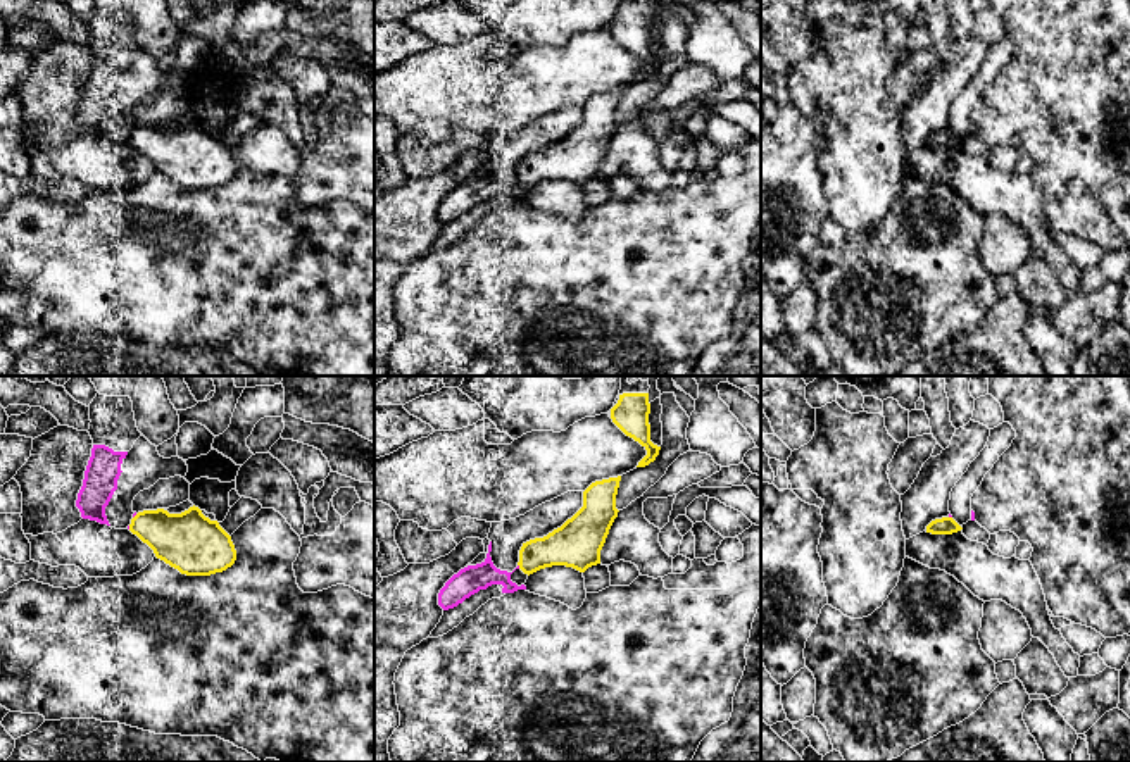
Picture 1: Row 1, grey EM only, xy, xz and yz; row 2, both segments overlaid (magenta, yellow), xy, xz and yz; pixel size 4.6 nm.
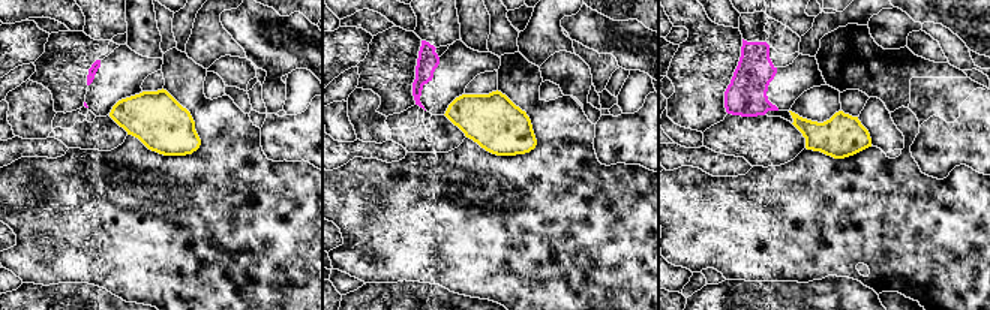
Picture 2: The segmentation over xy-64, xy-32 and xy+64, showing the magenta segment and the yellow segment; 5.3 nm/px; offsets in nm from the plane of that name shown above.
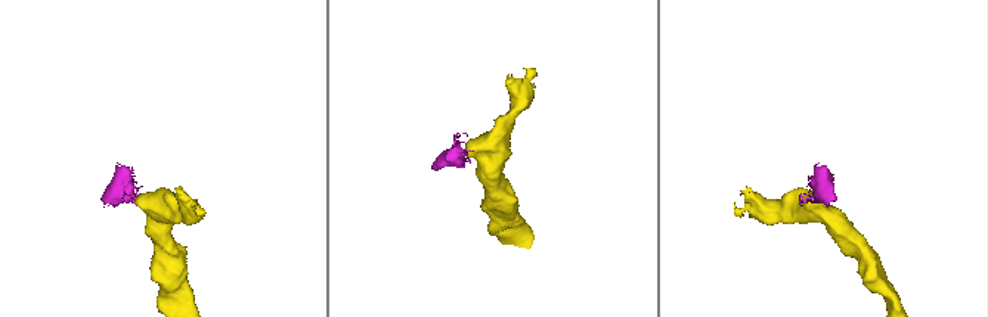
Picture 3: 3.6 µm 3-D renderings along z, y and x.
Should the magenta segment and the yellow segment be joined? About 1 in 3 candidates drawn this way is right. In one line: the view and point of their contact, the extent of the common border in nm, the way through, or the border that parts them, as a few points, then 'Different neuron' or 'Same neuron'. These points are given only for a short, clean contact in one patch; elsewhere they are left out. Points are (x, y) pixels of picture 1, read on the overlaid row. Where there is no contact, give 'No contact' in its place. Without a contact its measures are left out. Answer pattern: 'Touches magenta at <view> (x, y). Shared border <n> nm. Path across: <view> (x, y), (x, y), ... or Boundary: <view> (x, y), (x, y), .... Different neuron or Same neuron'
No contact. Different neuron

